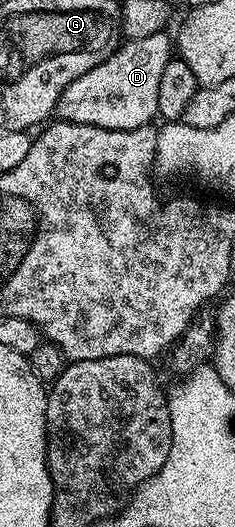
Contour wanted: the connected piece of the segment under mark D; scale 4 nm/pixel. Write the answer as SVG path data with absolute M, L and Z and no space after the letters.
M169 33L144 36L140 40L126 40L96 68L84 72L64 92L58 101L57 117L64 122L92 124L109 130L131 130L151 125L158 113L160 75L164 64L172 57L172 38Z

